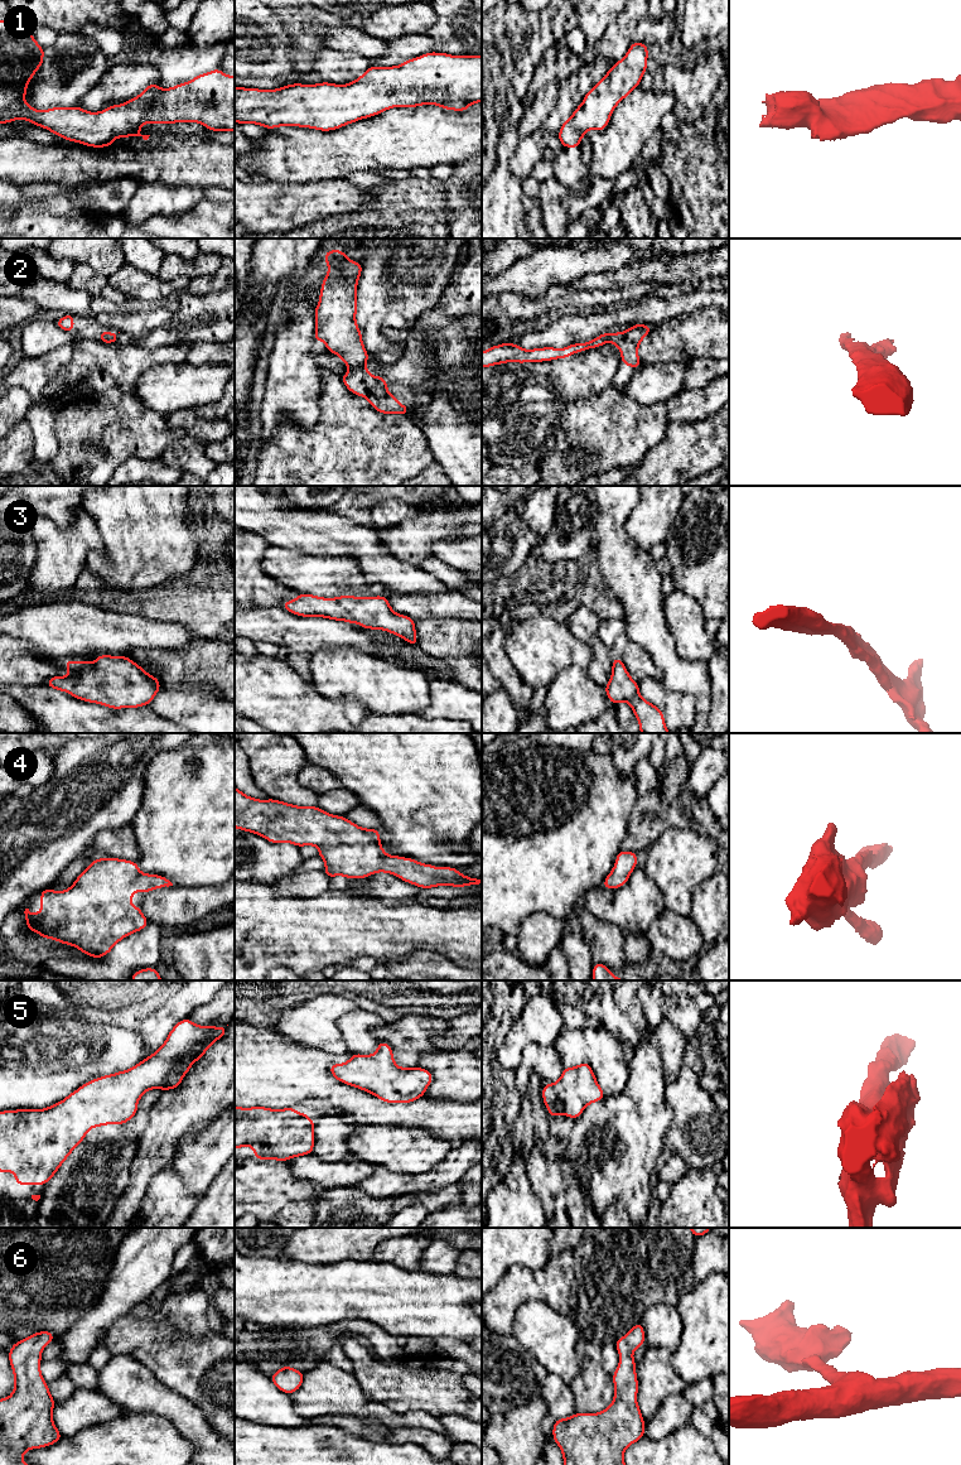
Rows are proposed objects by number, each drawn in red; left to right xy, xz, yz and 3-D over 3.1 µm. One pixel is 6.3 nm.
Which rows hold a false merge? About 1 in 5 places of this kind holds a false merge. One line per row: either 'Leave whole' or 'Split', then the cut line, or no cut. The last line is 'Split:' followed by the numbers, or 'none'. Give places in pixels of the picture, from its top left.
1: Leave whole. No split
2: Split. Split along xz (363, 365), (349, 371)
3: Leave whole. No split
4: Leave whole. No split
5: Leave whole. No split
6: Leave whole. No split
Split: 2

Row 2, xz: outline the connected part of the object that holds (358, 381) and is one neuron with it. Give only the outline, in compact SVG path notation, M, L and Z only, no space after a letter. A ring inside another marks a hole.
M364 366L344 374L342 382L354 395L367 399L371 406L381 414L405 415L410 411L410 408L388 392L387 381L382 376L372 376Z

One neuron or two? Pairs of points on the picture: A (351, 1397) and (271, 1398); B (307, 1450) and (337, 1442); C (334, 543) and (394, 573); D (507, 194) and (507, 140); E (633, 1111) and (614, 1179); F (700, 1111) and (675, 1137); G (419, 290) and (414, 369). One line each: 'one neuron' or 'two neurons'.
A: two neurons
B: one neuron
C: one neuron
D: one neuron
E: one neuron
F: one neuron
G: two neurons

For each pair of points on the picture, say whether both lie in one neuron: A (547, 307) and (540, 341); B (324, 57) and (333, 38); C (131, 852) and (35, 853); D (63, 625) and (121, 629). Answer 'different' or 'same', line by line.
A: different
B: different
C: different
D: same

